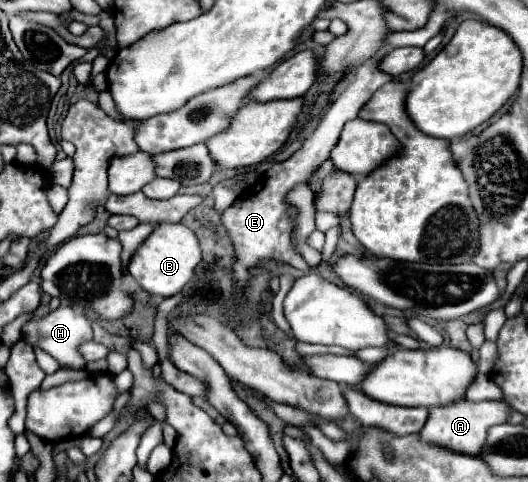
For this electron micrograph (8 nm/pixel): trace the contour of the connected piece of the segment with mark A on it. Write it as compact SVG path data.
M484 400L484 402L456 402L456 404L448 404L448 406L436 406L430 408L430 418L424 426L424 430L420 432L422 440L426 442L434 442L434 444L442 444L448 446L456 452L464 452L464 454L480 454L484 450L486 438L488 438L488 428L496 426L496 424L506 424L510 416L510 406L506 402L500 400Z

